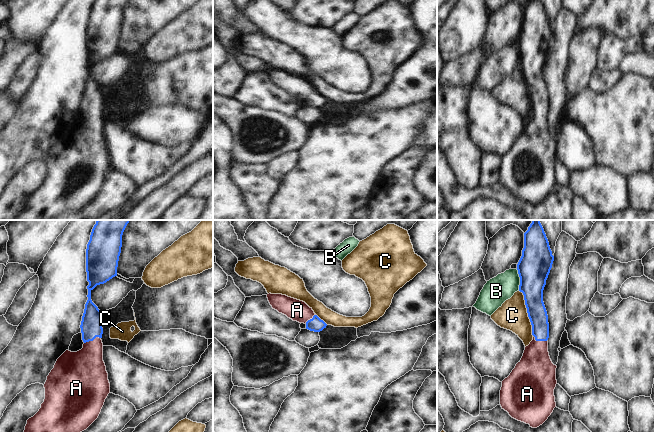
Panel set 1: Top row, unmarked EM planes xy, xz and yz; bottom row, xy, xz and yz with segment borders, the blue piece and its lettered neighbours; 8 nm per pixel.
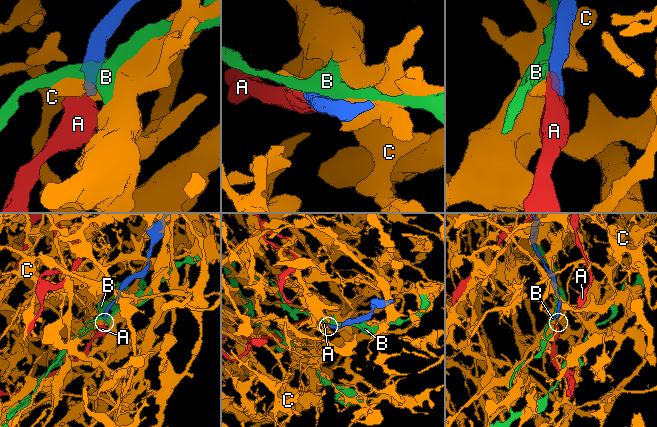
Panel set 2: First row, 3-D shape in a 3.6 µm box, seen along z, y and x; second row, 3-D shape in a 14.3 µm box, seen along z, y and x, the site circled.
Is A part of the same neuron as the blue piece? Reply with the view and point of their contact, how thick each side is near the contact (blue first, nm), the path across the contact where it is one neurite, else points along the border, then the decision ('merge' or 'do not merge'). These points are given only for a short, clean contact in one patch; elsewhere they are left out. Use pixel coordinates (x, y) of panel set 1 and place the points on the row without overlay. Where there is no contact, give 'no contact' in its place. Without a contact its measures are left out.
xy (92, 116) | 180/320 nm | merge

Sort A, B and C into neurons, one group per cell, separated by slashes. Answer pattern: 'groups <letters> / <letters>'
groups A / B / C

